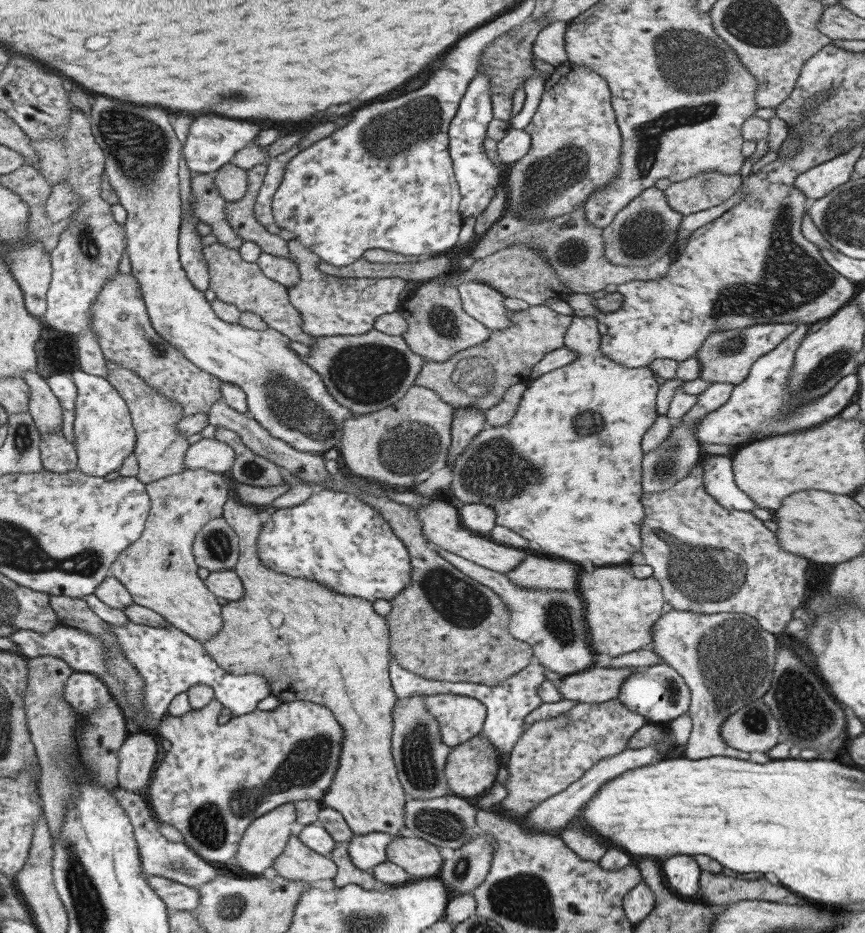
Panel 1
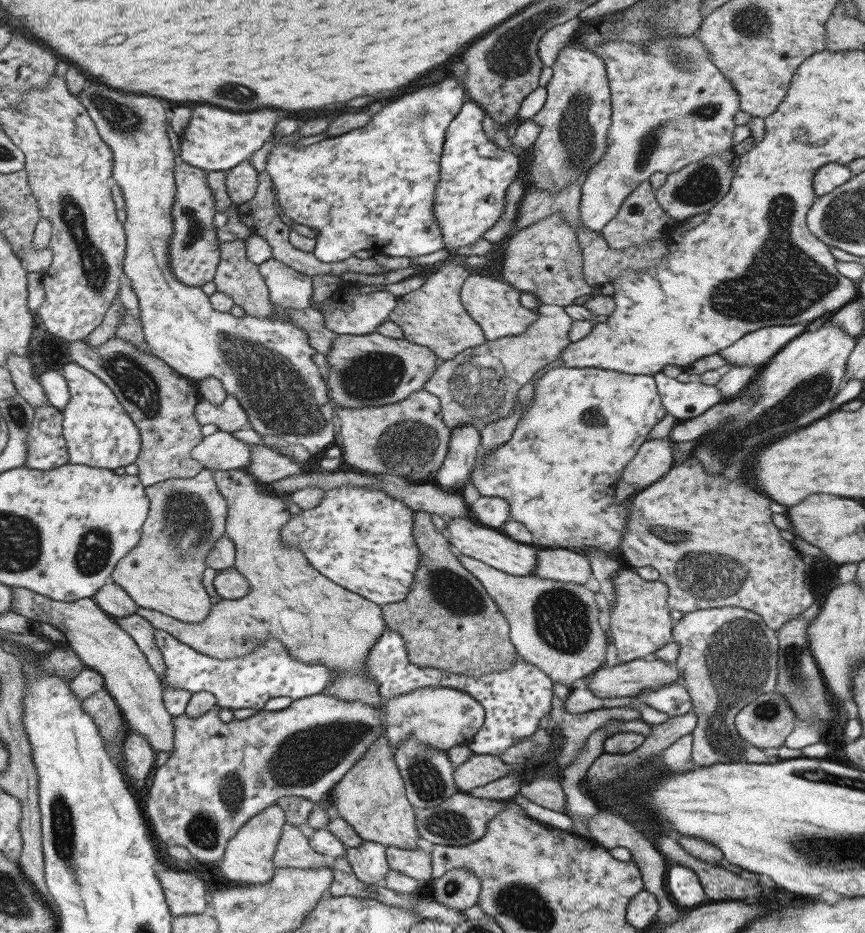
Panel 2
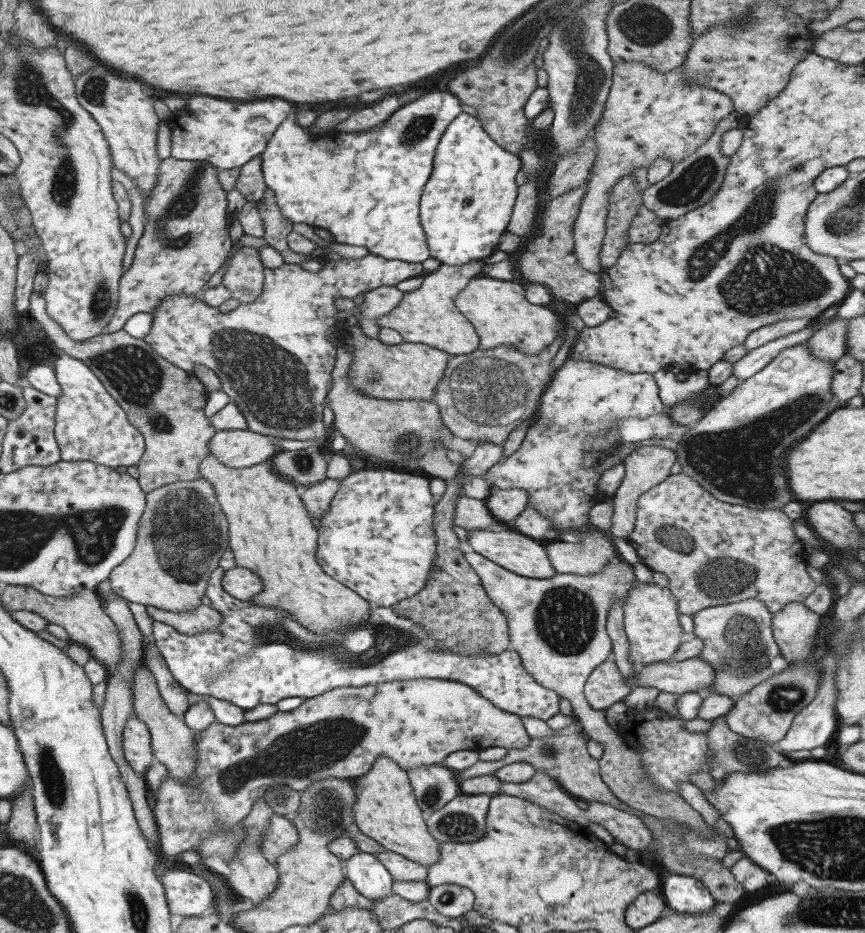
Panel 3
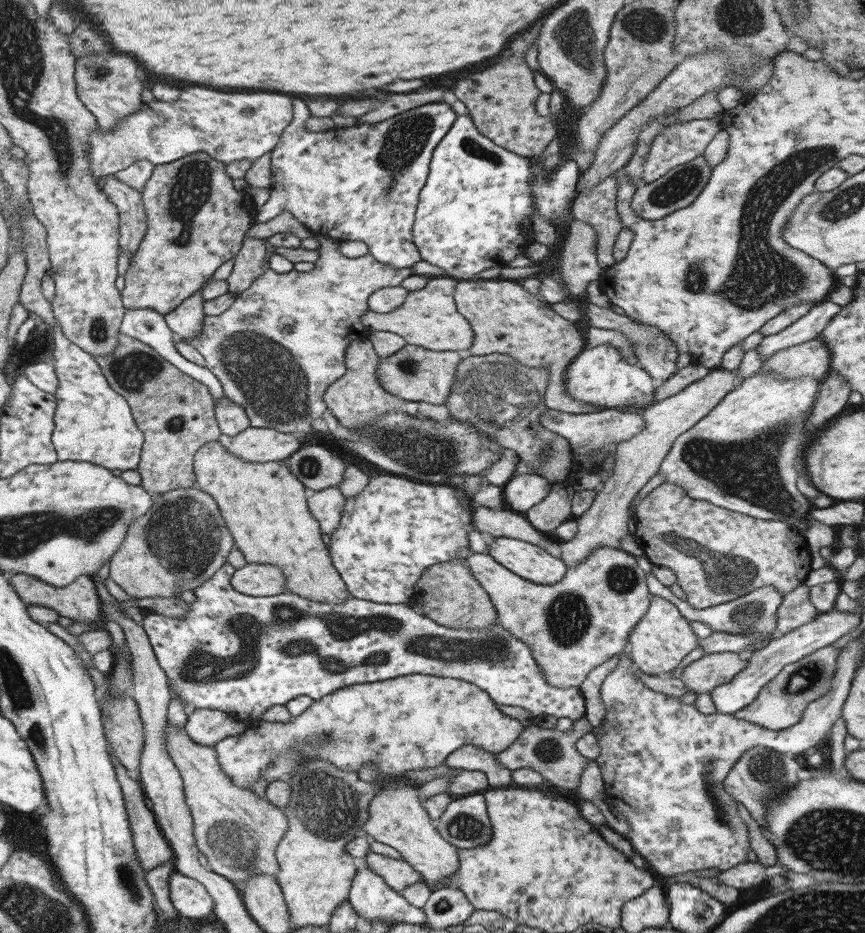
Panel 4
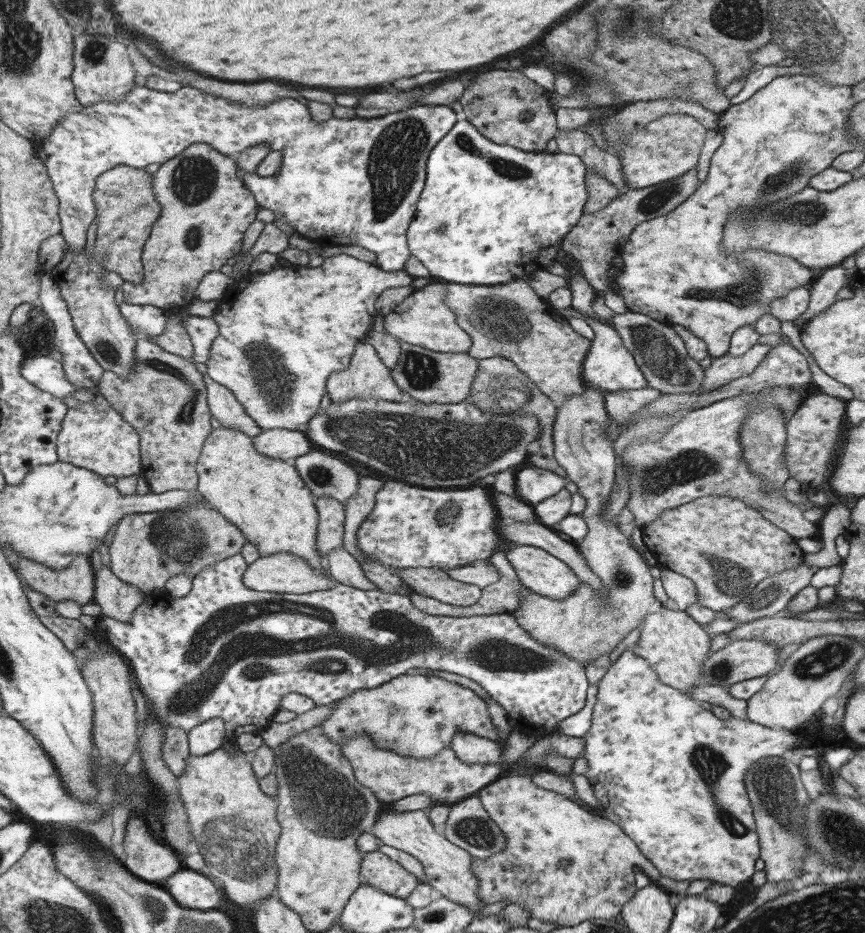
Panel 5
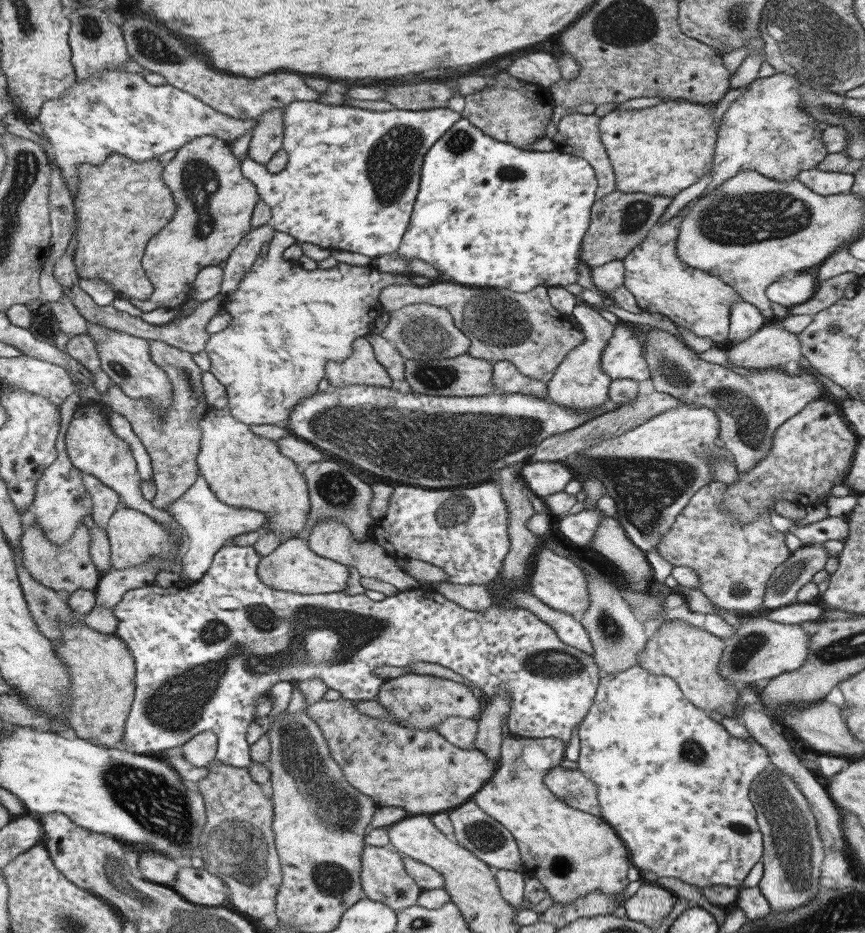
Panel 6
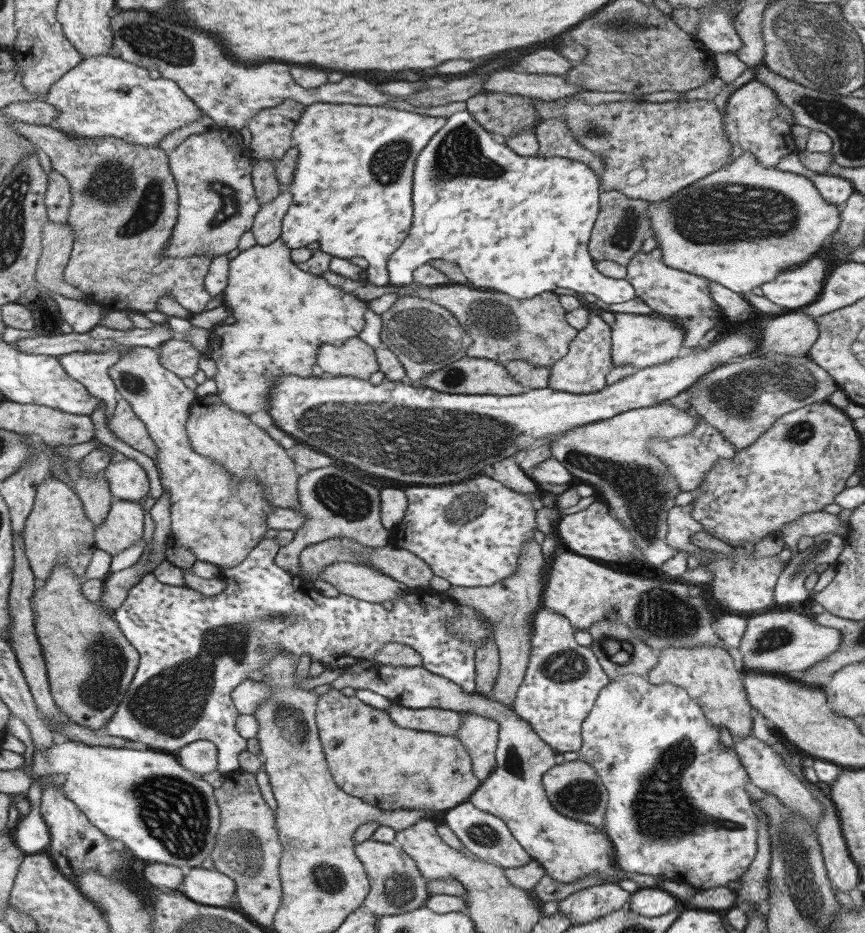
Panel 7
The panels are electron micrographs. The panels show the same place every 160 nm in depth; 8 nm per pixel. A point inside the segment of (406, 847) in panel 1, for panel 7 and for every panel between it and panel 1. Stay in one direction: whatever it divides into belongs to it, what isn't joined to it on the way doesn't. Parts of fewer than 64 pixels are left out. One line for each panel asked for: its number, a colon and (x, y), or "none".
2: (415, 863)
3: (401, 869)
4: (397, 874)
5: (377, 870)
6: (382, 877)
7: (395, 886)

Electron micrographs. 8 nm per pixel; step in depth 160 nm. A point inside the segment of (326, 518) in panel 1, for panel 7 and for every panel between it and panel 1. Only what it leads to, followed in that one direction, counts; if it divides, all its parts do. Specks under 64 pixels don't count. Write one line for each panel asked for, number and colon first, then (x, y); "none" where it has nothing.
2: (358, 537)
3: (376, 538)
4: (387, 534)
5: (409, 525)
6: (462, 530)
7: (470, 533)

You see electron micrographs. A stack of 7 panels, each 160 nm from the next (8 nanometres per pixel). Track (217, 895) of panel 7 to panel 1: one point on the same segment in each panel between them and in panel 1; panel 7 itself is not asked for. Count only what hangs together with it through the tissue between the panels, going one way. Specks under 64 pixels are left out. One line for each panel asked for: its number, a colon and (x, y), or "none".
1: (176, 897)
2: (184, 894)
3: (188, 895)
4: (189, 898)
5: (189, 889)
6: (197, 886)

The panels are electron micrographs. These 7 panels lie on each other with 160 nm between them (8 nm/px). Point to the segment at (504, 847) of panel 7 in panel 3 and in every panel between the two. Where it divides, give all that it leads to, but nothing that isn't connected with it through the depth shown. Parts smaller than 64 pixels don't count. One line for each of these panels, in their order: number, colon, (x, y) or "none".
3: (462, 820)
4: (464, 823)
5: (468, 826)
6: (489, 841)

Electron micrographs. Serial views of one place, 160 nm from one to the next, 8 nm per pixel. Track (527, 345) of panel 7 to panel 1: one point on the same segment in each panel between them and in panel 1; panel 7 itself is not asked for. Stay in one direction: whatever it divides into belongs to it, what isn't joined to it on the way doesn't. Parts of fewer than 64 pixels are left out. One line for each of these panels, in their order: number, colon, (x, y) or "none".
1: (481, 302)
2: (493, 305)
3: (497, 310)
4: (505, 319)
5: (508, 320)
6: (524, 329)

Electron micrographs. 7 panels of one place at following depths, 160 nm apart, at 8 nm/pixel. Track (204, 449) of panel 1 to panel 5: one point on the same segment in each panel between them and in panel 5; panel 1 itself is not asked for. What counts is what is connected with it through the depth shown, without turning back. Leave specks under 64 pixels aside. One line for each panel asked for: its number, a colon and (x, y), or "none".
2: (220, 450)
3: (234, 448)
4: (251, 444)
5: (282, 444)

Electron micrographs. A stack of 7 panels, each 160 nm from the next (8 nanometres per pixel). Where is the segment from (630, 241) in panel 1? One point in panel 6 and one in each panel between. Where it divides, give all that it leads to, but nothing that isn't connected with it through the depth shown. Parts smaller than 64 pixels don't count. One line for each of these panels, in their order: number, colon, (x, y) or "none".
2: (640, 219)
3: (624, 199)
4: (596, 206)
5: (599, 192)
6: (577, 134)

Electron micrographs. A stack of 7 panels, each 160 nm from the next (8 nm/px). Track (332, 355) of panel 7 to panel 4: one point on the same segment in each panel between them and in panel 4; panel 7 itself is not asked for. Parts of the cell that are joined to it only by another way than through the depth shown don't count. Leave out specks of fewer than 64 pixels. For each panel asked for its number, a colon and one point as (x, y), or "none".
4: (355, 399)
5: (366, 377)
6: (360, 367)

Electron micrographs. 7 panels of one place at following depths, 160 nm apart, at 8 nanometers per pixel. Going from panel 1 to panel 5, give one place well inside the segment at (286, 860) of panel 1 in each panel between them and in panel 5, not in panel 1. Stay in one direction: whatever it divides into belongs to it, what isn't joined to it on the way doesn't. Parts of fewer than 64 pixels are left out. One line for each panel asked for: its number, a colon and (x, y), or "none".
2: (292, 851)
3: (281, 835)
4: (237, 832)
5: (233, 821)

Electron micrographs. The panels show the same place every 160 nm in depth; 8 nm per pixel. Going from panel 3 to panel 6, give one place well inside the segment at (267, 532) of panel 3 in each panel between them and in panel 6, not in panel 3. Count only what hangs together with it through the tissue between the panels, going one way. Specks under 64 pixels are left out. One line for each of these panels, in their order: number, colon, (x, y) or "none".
4: (262, 504)
5: (265, 498)
6: (243, 470)

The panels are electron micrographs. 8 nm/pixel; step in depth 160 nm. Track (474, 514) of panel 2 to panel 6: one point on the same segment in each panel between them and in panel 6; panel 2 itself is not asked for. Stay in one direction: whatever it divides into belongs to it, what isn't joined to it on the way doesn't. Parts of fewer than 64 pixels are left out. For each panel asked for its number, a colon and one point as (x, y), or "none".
3: (503, 504)
4: (521, 491)
5: (532, 485)
6: (541, 478)

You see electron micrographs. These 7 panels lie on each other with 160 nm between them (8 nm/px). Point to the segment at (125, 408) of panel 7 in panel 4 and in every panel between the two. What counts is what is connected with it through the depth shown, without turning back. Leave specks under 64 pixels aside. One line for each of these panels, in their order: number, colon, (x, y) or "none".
4: (175, 414)
5: (163, 398)
6: (172, 441)

